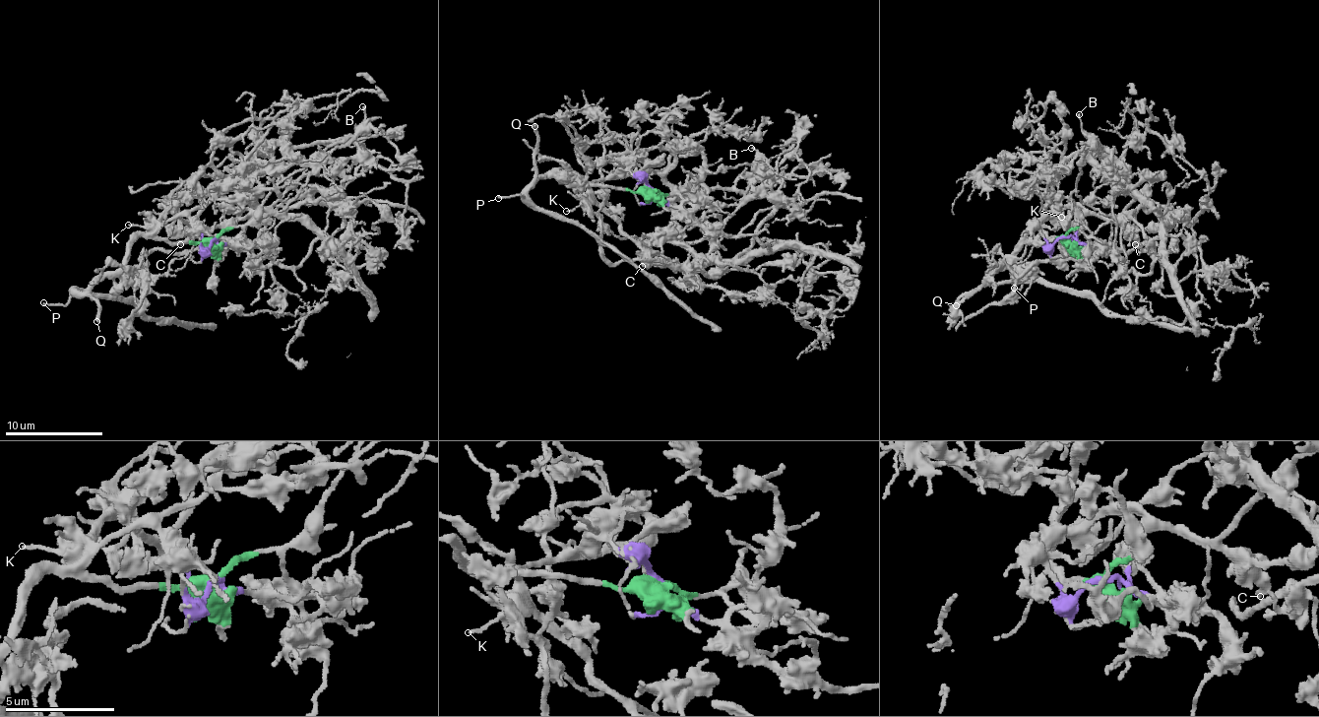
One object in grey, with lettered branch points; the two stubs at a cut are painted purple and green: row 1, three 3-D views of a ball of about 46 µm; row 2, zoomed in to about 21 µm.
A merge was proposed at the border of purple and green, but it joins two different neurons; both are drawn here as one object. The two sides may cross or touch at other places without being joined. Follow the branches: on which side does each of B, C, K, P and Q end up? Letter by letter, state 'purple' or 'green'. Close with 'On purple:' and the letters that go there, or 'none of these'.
B: green
C: green
K: green
P: green
Q: green
On purple: none of these

